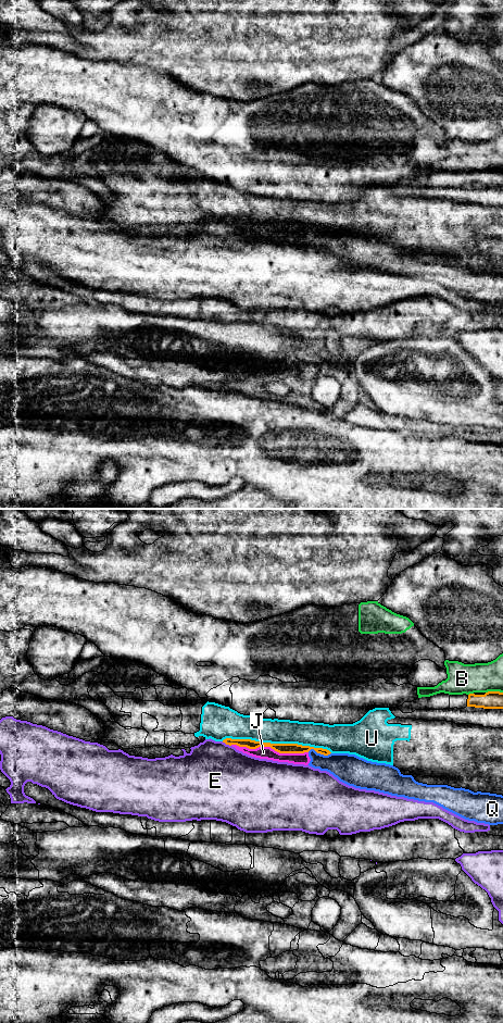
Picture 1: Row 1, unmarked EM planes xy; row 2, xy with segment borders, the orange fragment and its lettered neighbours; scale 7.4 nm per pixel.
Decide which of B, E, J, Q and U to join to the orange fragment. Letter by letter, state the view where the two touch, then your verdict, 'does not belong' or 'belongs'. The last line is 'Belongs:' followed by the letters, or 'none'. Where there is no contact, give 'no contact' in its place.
B: xy | does not belong
E: xy | does not belong
J: xy | does not belong
Q: xy | does not belong
U: xy | does not belong
Belongs: none

